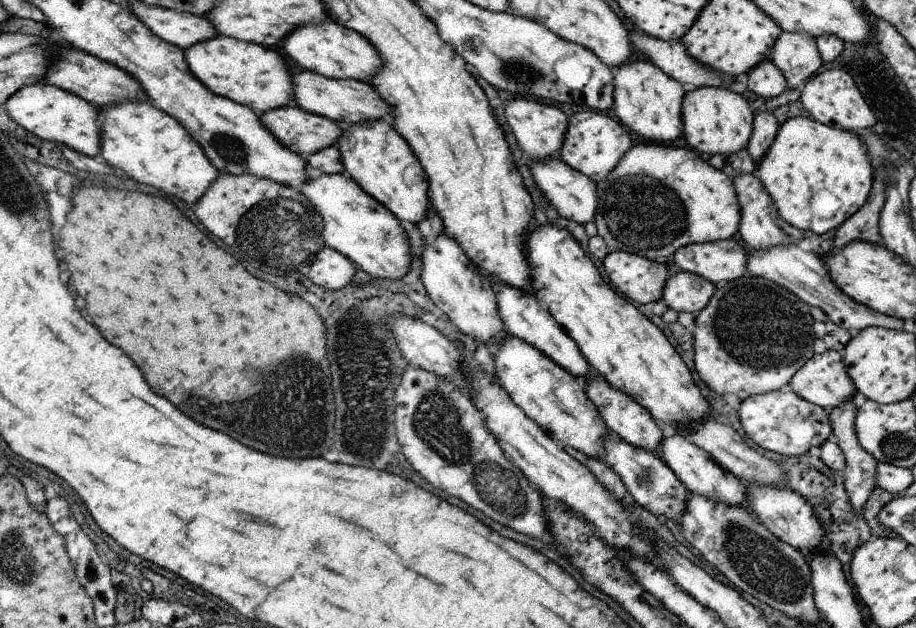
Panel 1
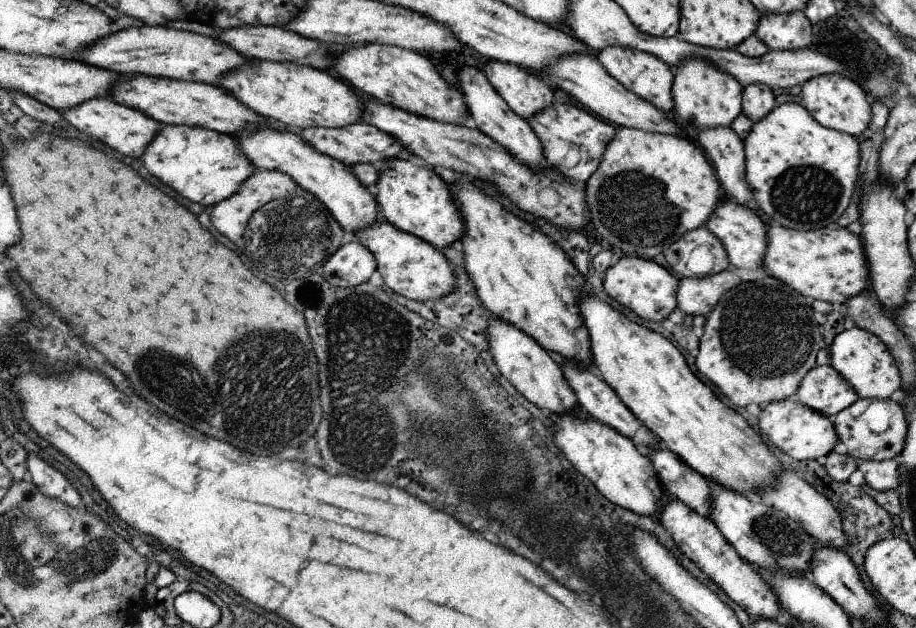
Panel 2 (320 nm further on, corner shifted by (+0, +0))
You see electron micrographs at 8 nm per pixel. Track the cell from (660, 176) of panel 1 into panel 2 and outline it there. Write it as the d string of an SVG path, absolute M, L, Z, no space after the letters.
M617 127L604 149L602 160L586 182L588 216L596 236L616 246L623 254L653 259L686 231L705 226L720 197L721 184L704 150L686 138Z

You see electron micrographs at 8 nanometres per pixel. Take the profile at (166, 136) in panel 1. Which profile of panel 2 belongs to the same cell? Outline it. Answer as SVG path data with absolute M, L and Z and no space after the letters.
M162 125L145 152L142 162L154 176L158 176L184 198L204 206L214 206L232 197L257 171L254 162L243 153L233 135L207 128Z

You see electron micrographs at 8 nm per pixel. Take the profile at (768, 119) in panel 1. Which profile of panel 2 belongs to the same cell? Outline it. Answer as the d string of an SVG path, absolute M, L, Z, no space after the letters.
M750 83L742 91L743 113L748 115L748 118L753 120L754 123L758 122L776 107L775 97L769 86Z

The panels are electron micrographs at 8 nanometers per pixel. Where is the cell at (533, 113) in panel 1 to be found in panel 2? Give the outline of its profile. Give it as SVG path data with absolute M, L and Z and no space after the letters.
M492 60L484 72L496 92L523 119L530 120L539 110L555 102L554 89L529 69Z

